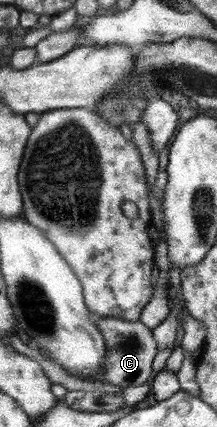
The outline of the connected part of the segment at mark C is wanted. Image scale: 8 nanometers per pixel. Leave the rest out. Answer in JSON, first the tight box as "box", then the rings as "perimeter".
{"box":[95,317,158,389],"perimeter":[[[95,317],[95,320],[97,328],[103,334],[107,347],[105,367],[103,367],[103,373],[97,377],[97,380],[105,380],[119,385],[121,389],[149,383],[155,374],[155,371],[152,369],[152,363],[155,355],[158,353],[155,341],[152,339],[152,329],[140,322],[101,317]]]}

